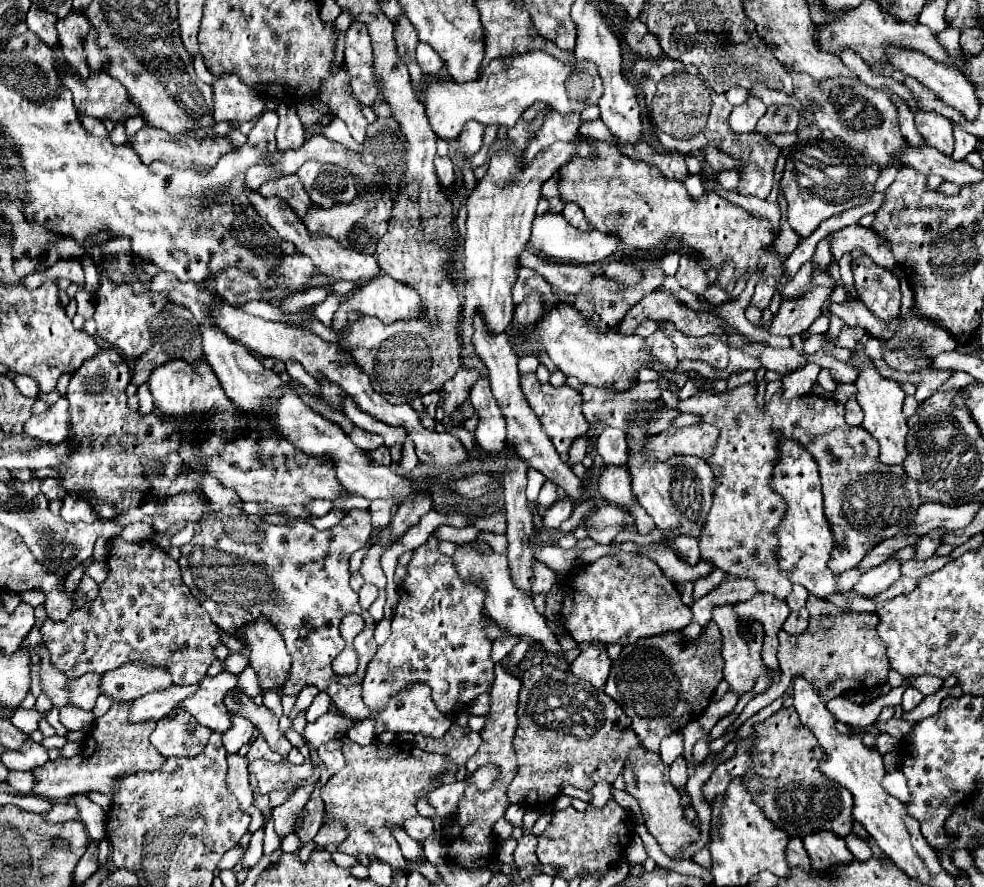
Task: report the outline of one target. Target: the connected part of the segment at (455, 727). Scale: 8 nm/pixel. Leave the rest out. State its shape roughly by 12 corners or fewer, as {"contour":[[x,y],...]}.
{"contour":[[453,723],[439,739],[415,735],[415,745],[449,757],[457,767],[481,745],[469,727]]}

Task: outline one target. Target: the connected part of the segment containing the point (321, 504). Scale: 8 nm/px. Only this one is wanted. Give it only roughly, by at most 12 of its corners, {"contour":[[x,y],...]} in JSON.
{"contour":[[311,501],[309,507],[317,517],[333,511],[331,501]]}

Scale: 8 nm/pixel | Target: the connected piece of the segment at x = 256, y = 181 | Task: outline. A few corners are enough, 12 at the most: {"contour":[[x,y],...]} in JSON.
{"contour":[[257,164],[245,173],[245,187],[259,189],[273,177],[273,167]]}

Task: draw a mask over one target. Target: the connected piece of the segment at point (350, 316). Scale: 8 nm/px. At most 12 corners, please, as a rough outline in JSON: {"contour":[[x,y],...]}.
{"contour":[[379,275],[359,287],[333,315],[345,331],[359,315],[385,325],[413,319],[415,289]]}

